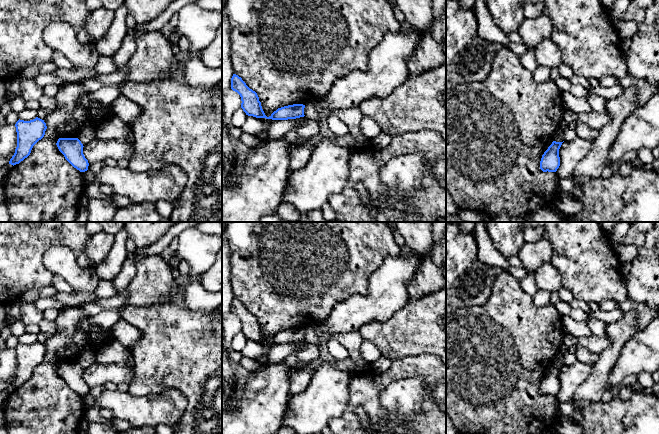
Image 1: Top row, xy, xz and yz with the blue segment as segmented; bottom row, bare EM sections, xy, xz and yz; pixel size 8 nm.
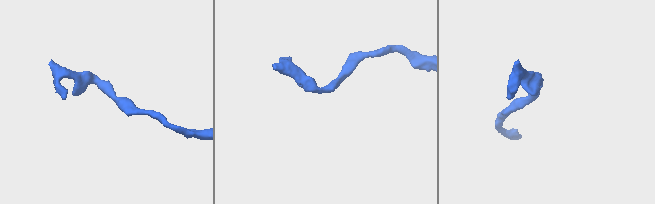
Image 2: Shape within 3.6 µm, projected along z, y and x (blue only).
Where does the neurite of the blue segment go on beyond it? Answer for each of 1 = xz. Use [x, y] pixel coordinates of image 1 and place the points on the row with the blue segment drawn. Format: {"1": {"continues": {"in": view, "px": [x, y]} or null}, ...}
{"1": {"continues": null}}

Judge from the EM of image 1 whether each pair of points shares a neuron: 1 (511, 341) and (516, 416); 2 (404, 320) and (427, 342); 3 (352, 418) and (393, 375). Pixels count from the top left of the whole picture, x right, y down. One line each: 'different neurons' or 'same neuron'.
1: same neuron
2: same neuron
3: same neuron

